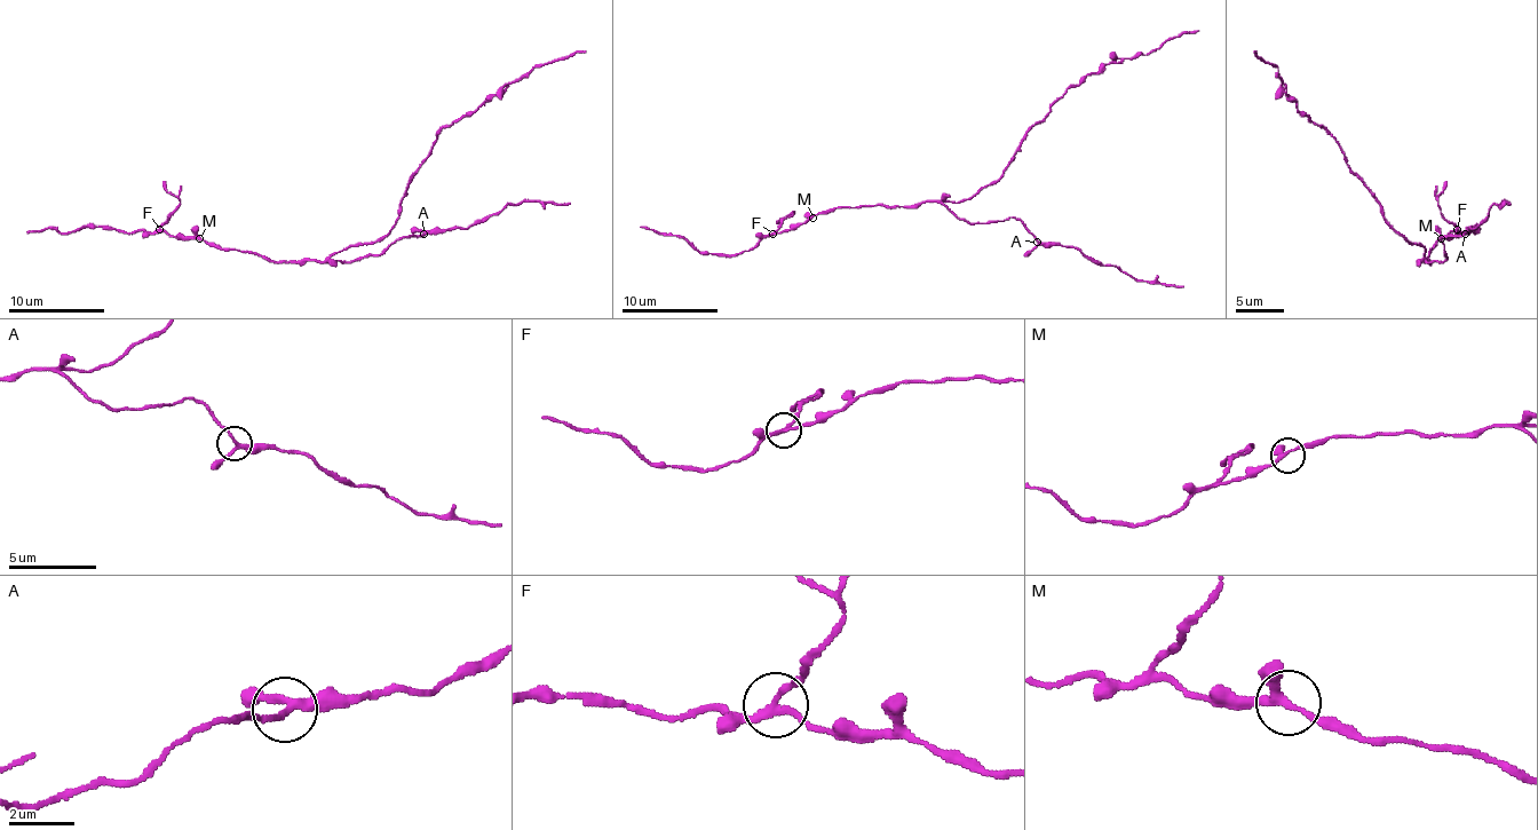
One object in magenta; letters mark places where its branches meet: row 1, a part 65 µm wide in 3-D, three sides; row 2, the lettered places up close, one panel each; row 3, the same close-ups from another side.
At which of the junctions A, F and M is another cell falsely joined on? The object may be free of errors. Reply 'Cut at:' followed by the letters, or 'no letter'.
Cut at: F

